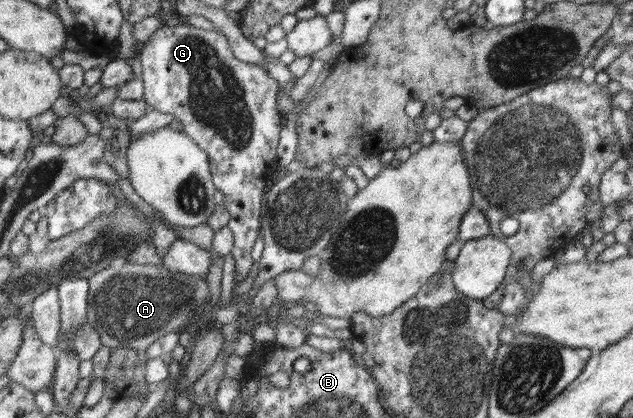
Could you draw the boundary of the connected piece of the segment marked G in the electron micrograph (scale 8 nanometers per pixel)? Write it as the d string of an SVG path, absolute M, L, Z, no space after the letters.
M187 22L177 26L164 24L149 37L149 40L147 40L141 48L138 49L137 54L139 55L139 60L141 60L141 66L143 67L141 82L144 87L143 100L145 100L145 103L147 103L151 110L169 114L169 116L173 116L173 120L175 119L181 122L181 124L183 124L183 133L186 136L189 136L189 139L193 140L195 145L201 148L201 150L207 154L207 157L209 157L209 166L214 187L223 192L225 198L224 208L230 215L228 227L232 230L234 236L234 245L230 252L233 255L233 260L235 260L234 278L235 281L243 281L248 276L251 266L253 266L254 263L253 259L251 259L251 249L253 248L257 236L259 236L261 214L263 212L263 204L265 203L263 187L271 181L273 174L278 168L276 151L280 141L280 133L284 123L284 117L281 116L281 113L277 110L276 102L277 94L280 92L281 87L277 83L277 80L273 80L264 68L239 60L232 53L228 40L219 31L196 28L193 25L187 24Z

